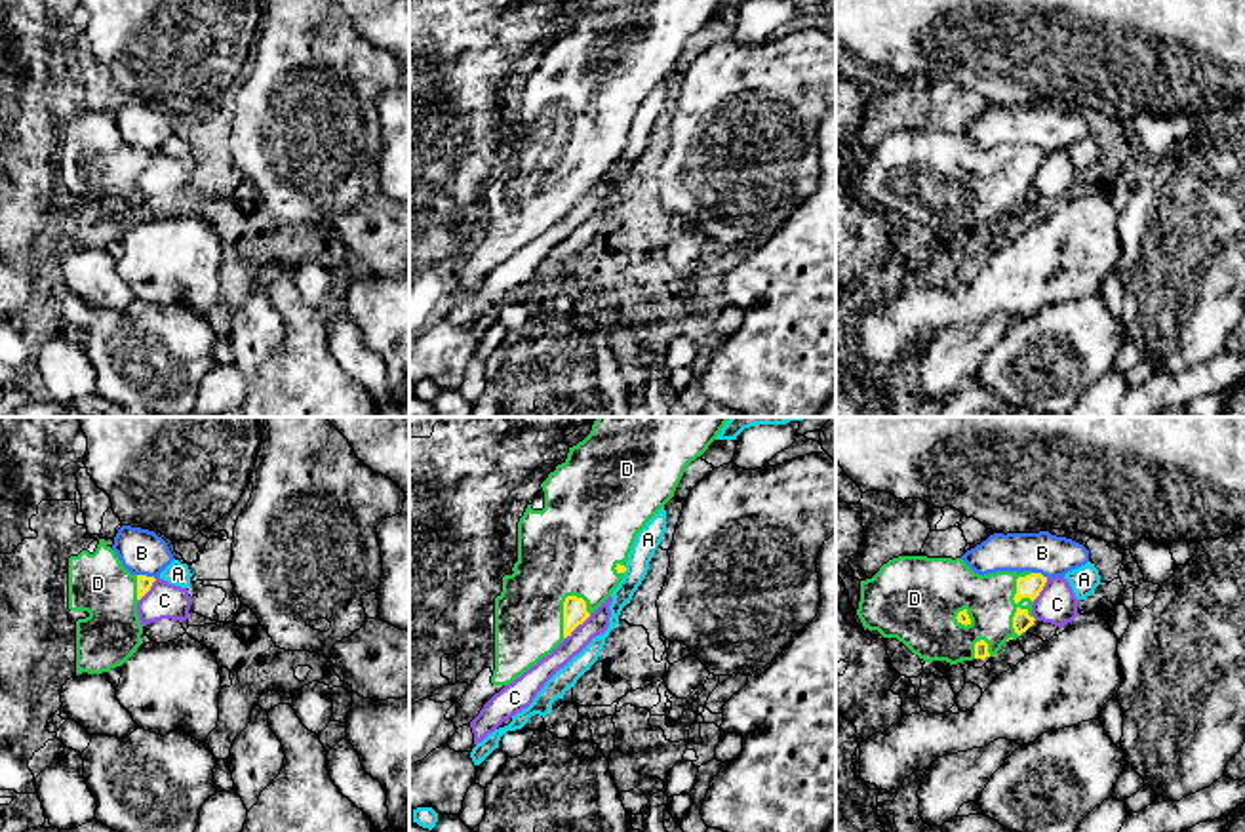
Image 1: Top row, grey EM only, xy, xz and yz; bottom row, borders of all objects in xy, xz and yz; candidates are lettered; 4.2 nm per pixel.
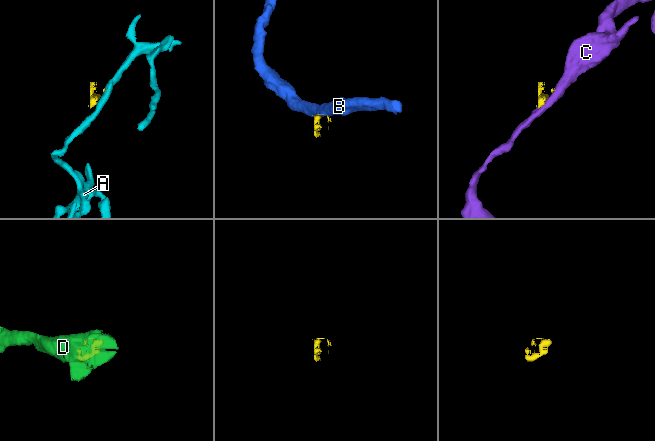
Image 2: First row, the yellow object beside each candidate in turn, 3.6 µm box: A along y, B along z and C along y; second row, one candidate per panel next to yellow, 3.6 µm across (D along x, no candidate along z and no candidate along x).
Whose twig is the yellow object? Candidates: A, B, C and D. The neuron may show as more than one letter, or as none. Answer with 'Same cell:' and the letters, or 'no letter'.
Same cell: D

